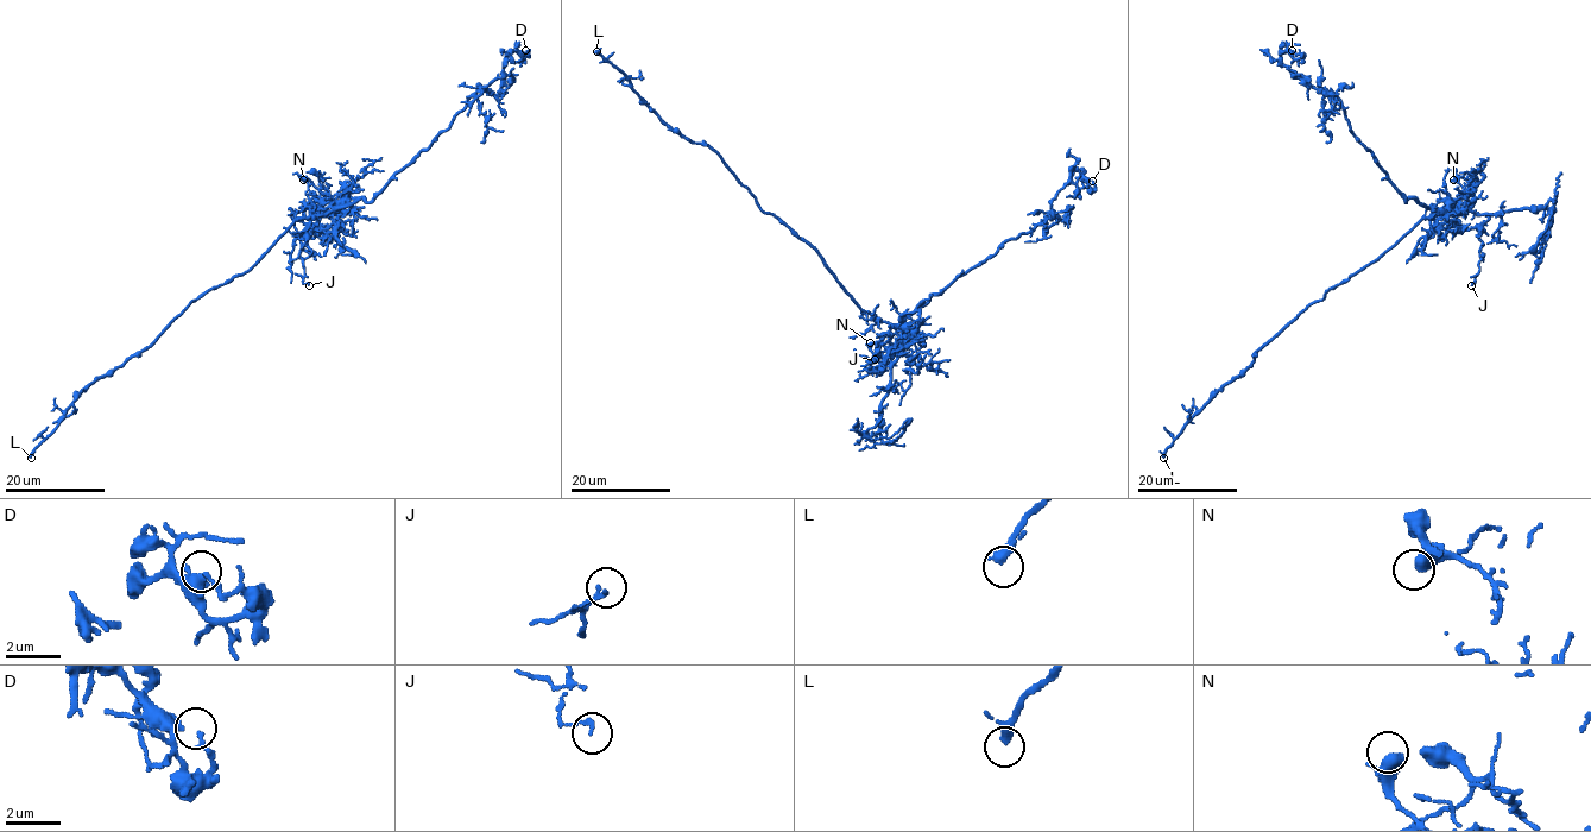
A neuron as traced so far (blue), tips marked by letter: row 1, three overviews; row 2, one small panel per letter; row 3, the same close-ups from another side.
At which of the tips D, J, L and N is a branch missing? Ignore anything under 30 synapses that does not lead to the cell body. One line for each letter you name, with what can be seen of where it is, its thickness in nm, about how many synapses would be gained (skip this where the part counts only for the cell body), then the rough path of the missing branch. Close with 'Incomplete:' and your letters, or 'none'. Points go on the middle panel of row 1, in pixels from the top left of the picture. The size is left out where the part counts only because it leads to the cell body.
L: Place: (597, 51). Thickness 260 nm
Incomplete: L

